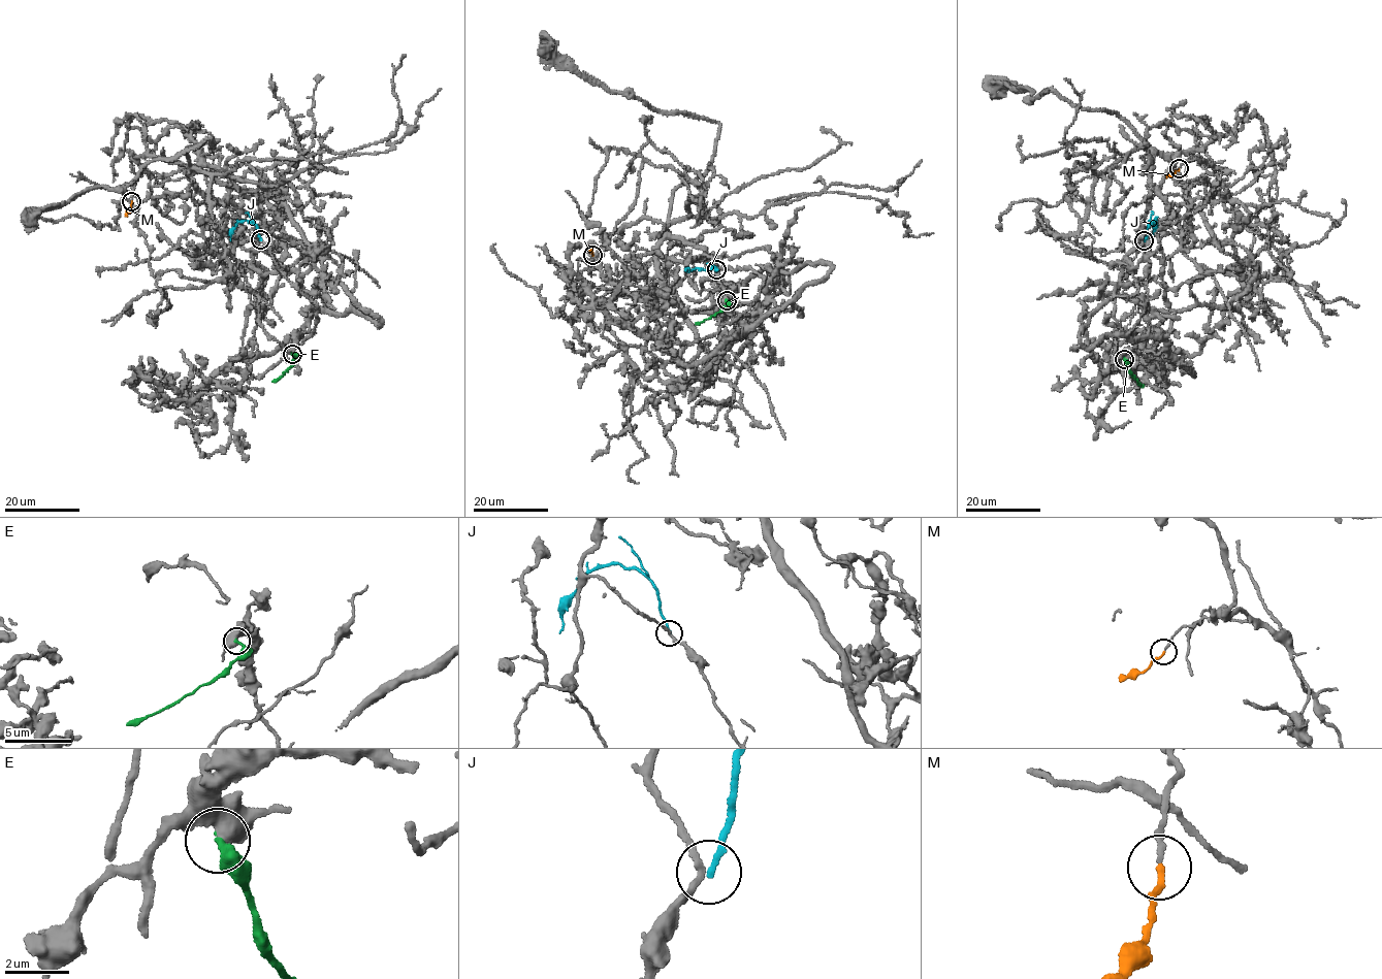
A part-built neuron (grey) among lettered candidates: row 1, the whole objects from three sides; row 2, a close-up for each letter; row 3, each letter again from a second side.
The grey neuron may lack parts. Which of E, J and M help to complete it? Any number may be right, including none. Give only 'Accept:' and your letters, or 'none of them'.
Accept: M

